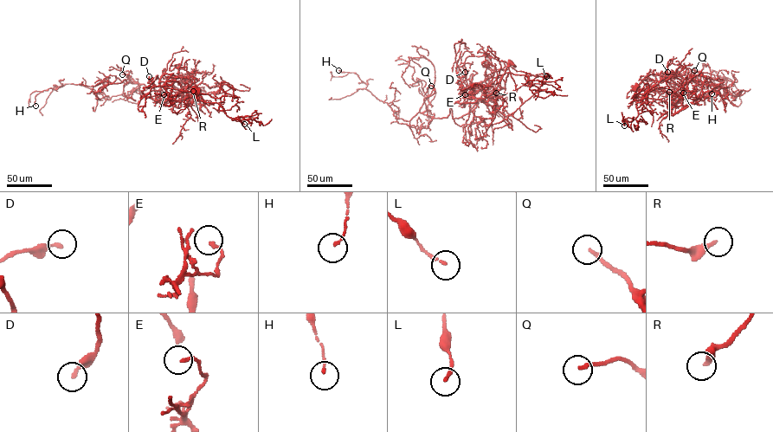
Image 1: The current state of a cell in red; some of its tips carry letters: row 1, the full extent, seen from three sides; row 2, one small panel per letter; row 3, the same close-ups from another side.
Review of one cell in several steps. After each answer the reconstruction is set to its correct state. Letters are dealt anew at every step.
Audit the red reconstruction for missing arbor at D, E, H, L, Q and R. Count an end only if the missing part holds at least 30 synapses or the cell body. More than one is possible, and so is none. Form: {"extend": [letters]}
{"extend": ["Q"]}

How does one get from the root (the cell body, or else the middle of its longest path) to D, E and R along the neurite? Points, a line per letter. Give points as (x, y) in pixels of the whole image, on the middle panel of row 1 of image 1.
D: (512, 63), (503, 74), (508, 73), (505, 87), (485, 93), (477, 105), (466, 80), (465, 72)
E: (512, 63), (496, 89), (487, 97), (466, 98), (465, 94)
R: (512, 63), (503, 74), (508, 73), (505, 84), (503, 80), (499, 79), (499, 89), (496, 93)

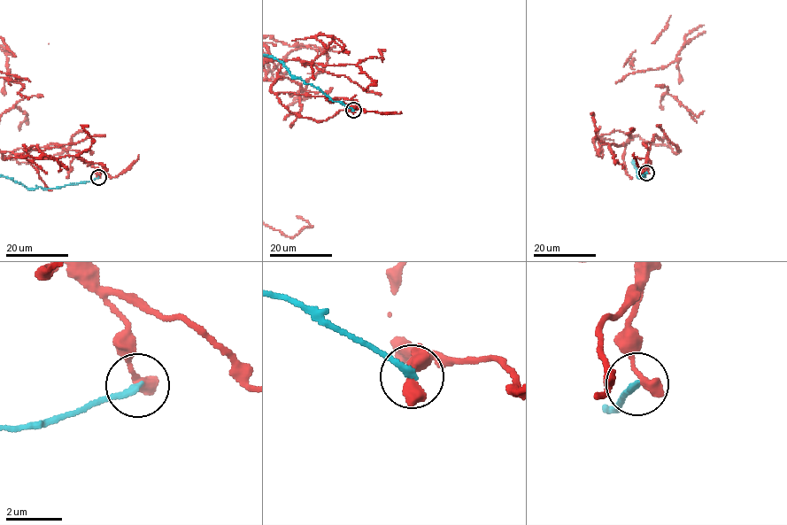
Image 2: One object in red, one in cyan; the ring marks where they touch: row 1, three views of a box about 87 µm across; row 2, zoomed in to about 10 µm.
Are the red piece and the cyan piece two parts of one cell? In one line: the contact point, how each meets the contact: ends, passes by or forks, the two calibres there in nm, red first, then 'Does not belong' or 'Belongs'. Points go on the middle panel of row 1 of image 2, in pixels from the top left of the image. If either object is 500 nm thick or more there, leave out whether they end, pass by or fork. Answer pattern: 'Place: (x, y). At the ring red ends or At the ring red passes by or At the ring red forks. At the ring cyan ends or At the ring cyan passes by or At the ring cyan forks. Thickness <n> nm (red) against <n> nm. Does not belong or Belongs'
Place: (353, 110). At the ring red ends. At the ring cyan ends. Thickness 440 nm (red) against 240 nm. Does not belong

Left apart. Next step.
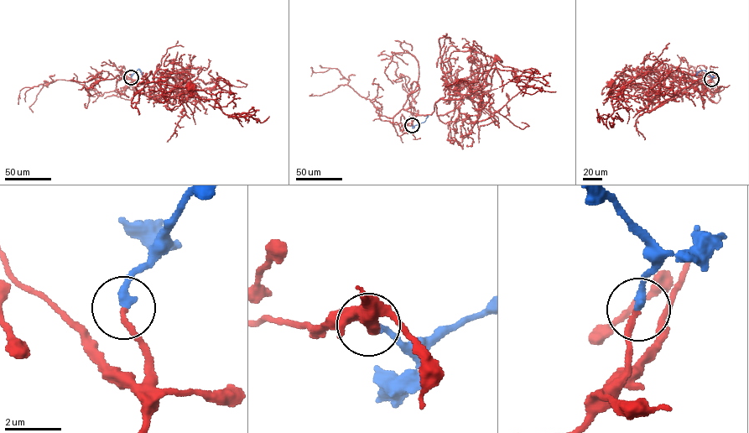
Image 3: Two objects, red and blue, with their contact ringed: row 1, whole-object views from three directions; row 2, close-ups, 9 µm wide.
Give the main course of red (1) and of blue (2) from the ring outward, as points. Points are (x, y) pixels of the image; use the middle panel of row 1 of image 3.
1: (412, 125), (417, 115), (431, 114), (439, 99), (458, 100), (476, 91), (497, 58)
2: (412, 125), (423, 122), (428, 116)

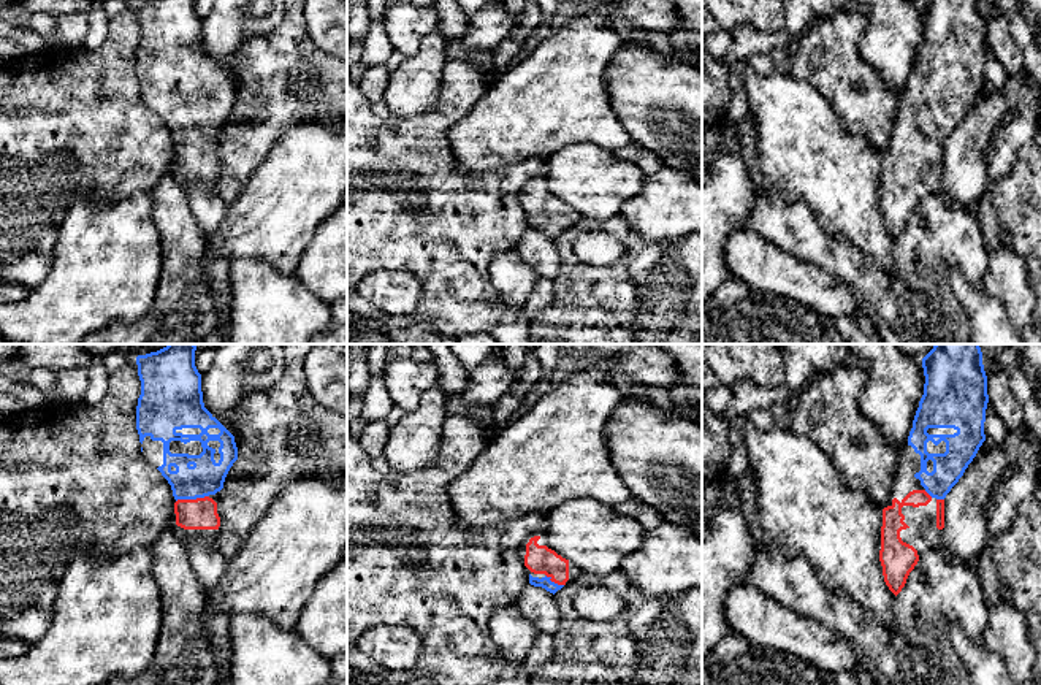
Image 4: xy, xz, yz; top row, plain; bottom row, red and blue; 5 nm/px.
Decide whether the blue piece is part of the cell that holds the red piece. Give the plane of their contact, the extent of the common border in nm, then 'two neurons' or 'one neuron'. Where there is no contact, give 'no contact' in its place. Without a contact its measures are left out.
xy | 170 nm | one neuron

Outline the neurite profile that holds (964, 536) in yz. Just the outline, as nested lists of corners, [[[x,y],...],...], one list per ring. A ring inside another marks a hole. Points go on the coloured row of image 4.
[[[986,438],[963,476],[946,495],[940,544],[954,560],[973,560],[986,547],[990,496],[1006,466],[1003,446]]]

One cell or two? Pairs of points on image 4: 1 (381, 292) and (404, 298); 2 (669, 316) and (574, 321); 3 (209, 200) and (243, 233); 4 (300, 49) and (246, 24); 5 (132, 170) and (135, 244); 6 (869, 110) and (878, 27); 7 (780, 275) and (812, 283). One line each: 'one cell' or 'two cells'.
1: one cell
2: one cell
3: two cells
4: two cells
5: two cells
6: two cells
7: one cell

